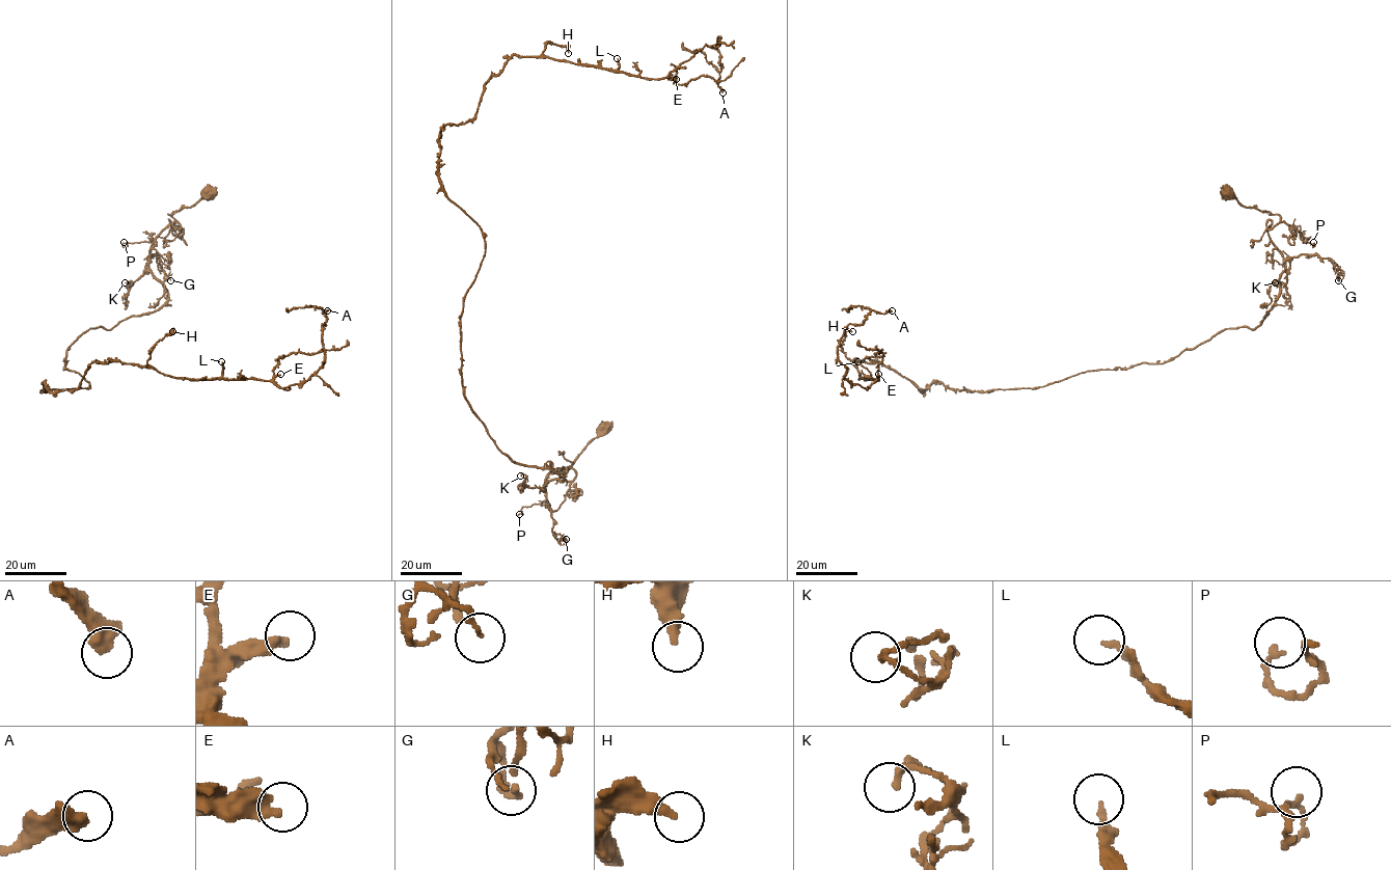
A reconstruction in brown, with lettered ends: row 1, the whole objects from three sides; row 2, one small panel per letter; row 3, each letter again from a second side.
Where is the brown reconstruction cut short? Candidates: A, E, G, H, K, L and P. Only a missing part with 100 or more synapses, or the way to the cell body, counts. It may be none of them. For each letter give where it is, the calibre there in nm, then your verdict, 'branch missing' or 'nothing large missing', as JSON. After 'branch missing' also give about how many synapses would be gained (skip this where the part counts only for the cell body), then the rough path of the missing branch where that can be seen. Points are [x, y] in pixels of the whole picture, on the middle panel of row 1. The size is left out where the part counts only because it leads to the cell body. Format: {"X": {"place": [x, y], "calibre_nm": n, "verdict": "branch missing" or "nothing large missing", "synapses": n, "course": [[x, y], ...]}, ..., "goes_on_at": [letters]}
{"A": {"place": [723, 92], "calibre_nm": 550, "verdict": "nothing large missing"}, "E": {"place": [676, 79], "calibre_nm": 380, "verdict": "nothing large missing"}, "G": {"place": [566, 539], "calibre_nm": 110, "verdict": "nothing large missing"}, "H": {"place": [568, 53], "calibre_nm": 320, "verdict": "nothing large missing"}, "K": {"place": [520, 476], "calibre_nm": 140, "verdict": "nothing large missing"}, "L": {"place": [617, 58], "calibre_nm": 200, "verdict": "nothing large missing"}, "P": {"place": [519, 514], "calibre_nm": 160, "verdict": "nothing large missing"}, "goes_on_at": []}

